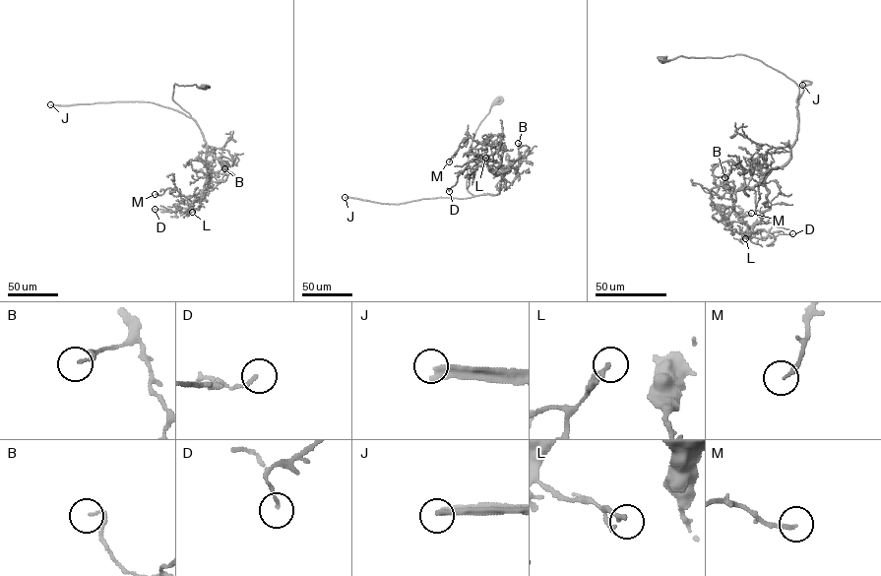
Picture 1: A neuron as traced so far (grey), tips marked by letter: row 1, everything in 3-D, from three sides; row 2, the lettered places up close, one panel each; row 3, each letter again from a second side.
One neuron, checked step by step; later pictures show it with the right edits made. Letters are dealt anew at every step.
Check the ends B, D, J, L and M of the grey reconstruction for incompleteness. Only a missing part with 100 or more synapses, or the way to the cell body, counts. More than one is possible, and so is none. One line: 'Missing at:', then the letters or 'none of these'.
Missing at: J

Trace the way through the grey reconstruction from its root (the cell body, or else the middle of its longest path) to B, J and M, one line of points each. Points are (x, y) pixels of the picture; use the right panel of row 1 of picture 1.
B: (663, 59), (745, 54), (798, 86), (790, 158), (770, 169), (732, 164), (724, 177)
J: (663, 59), (745, 54), (793, 81), (799, 89), (797, 103), (803, 90), (802, 81), (811, 82), (802, 85)
M: (663, 59), (745, 54), (798, 86), (790, 158), (763, 184), (731, 193), (727, 224), (715, 206), (751, 213)

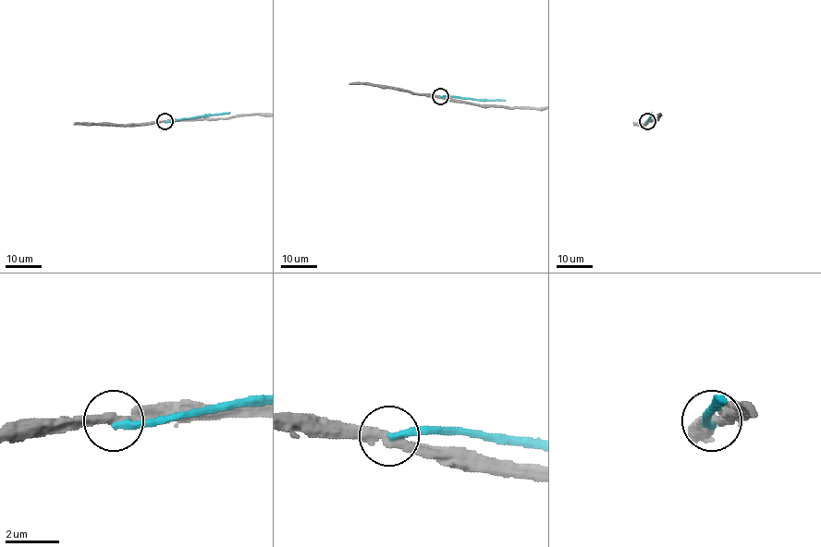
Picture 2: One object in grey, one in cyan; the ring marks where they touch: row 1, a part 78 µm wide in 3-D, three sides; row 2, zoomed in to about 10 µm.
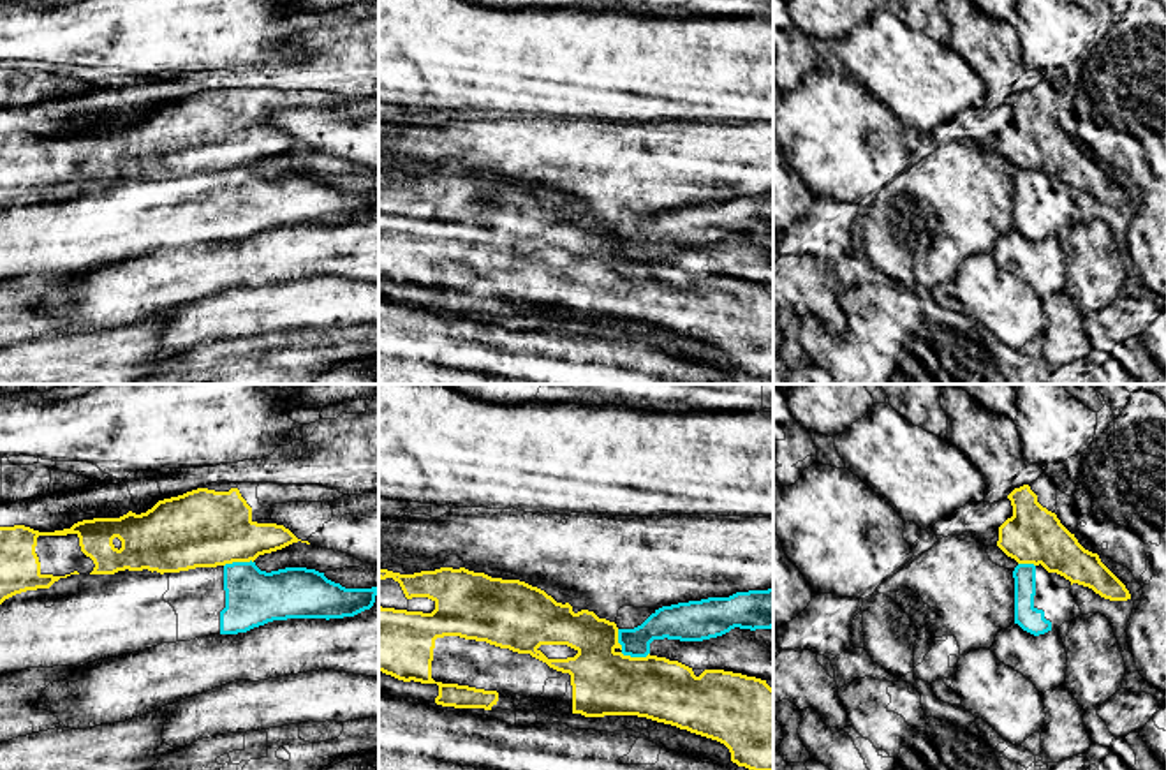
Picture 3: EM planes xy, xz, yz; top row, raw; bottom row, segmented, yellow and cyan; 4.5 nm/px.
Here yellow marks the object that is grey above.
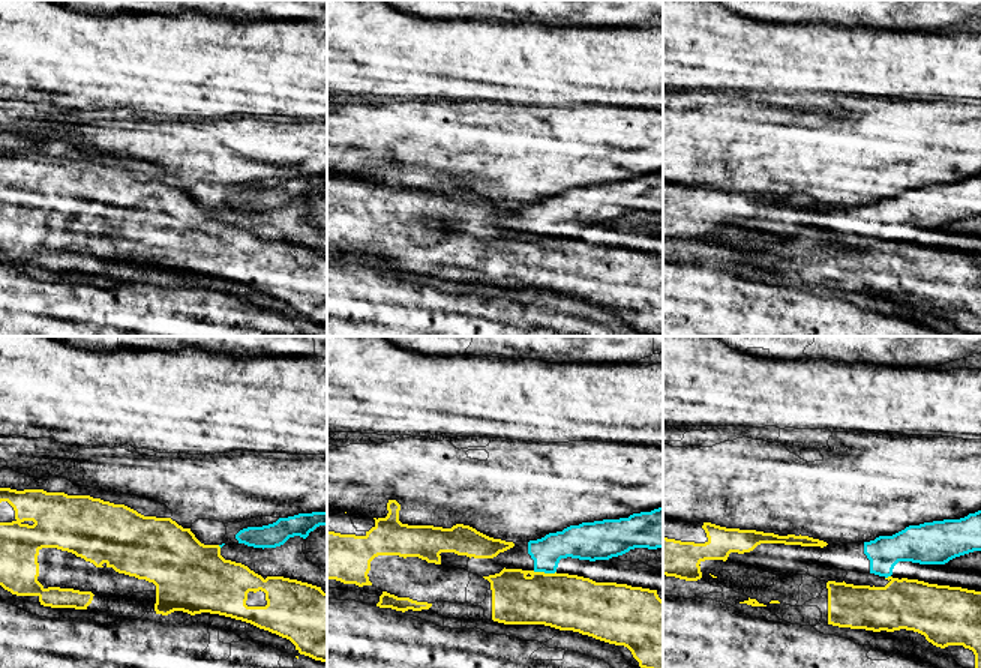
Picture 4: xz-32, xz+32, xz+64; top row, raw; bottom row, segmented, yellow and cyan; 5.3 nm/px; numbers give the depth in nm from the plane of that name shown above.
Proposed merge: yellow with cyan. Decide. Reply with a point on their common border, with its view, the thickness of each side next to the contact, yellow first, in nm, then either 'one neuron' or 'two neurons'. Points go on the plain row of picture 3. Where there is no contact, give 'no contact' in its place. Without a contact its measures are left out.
meets yellow in xy at (238, 166); 360 nm thick on the yellow side, 260 nm on the other; two neurons

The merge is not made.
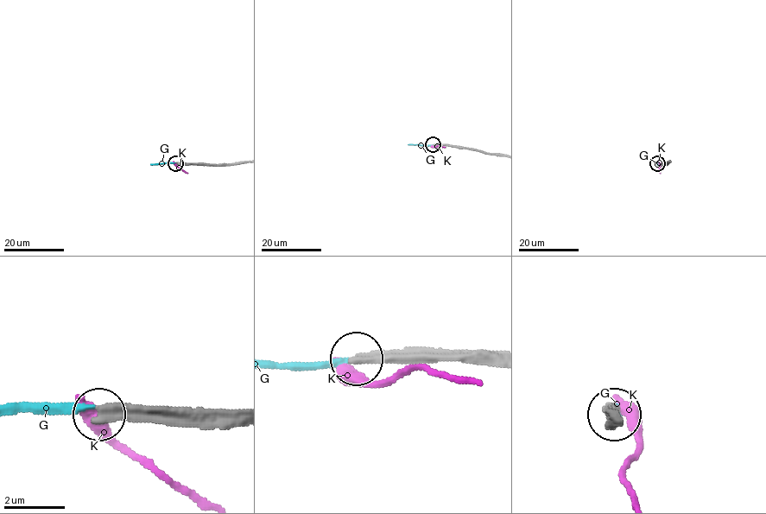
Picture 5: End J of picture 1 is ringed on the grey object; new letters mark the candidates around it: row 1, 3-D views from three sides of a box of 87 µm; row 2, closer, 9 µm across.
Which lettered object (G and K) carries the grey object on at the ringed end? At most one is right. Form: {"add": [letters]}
{"add": []}

